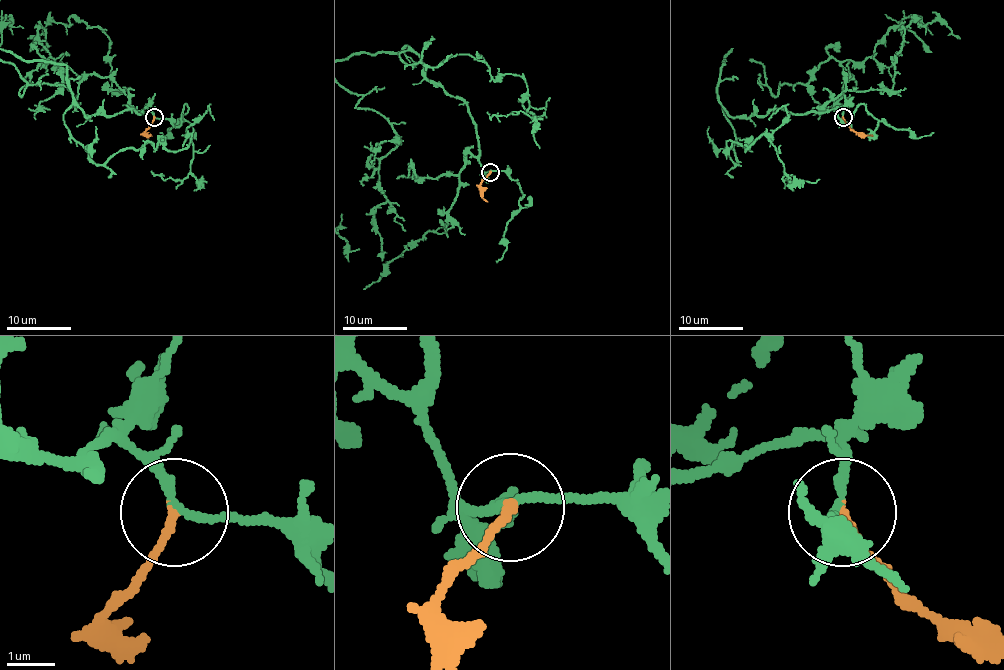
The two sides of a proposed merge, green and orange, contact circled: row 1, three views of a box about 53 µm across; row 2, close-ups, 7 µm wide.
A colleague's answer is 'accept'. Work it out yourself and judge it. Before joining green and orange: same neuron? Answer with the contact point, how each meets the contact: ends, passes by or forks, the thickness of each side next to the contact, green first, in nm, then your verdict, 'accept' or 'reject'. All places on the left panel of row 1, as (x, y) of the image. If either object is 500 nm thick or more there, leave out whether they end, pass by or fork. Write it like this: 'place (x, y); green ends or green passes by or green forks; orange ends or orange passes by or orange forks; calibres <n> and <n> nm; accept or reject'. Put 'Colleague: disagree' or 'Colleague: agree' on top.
Colleague: agree
place (154, 117); green forks; orange ends; calibres 140 and 160 nm; accept

